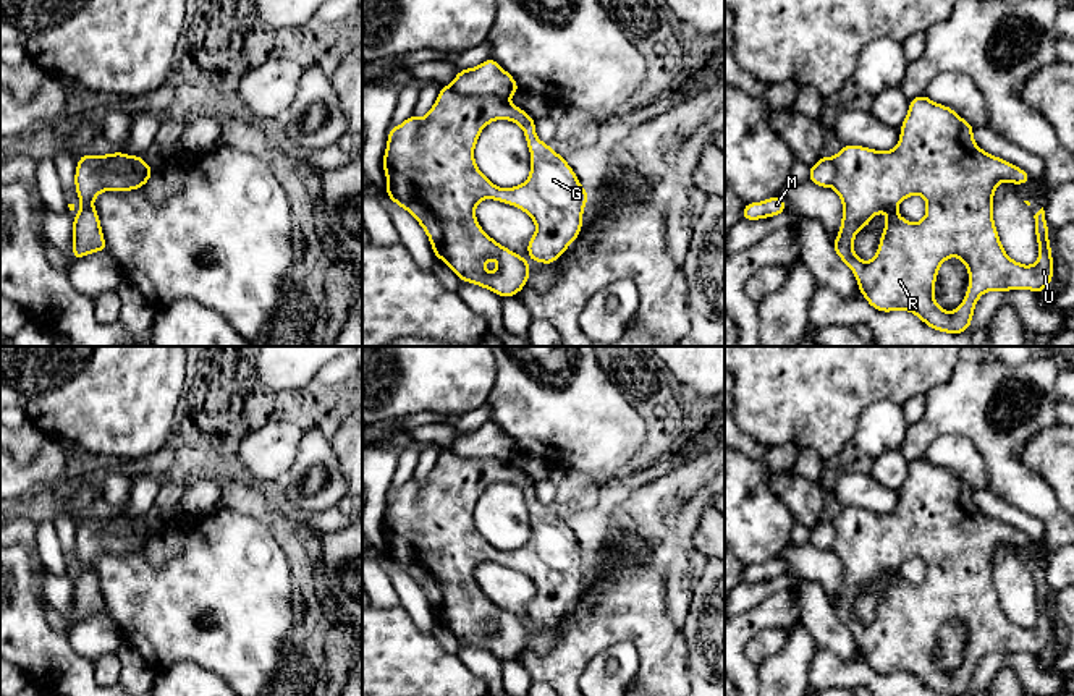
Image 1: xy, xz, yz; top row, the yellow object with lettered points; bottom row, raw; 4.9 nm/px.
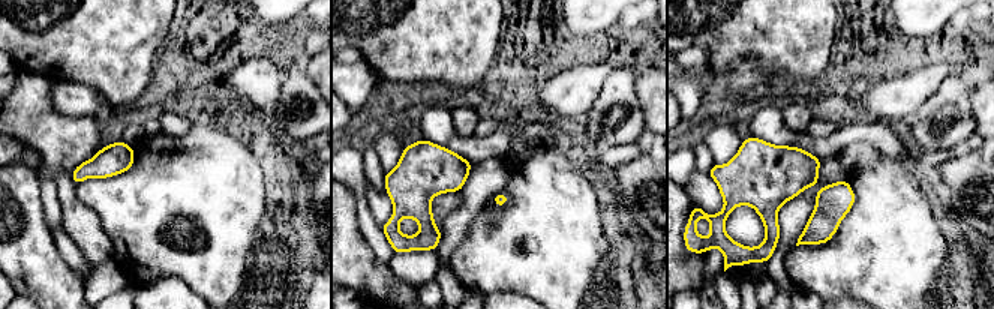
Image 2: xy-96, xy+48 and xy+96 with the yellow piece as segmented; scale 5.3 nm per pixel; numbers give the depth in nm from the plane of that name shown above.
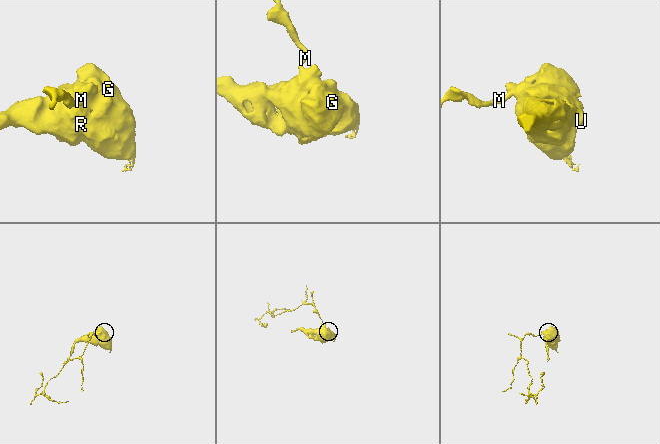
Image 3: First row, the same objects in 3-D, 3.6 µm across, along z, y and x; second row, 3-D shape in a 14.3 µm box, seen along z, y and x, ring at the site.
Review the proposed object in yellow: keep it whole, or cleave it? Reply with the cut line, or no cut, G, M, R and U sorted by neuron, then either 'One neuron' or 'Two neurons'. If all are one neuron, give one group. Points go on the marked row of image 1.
Split along xz (448, 86), (460, 93), (497, 94), (507, 99). Groups: G R U / M. Two neurons

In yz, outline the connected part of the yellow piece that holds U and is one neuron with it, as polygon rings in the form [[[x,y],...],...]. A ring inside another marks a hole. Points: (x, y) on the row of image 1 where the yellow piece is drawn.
[[[925,94],[909,99],[909,112],[899,128],[893,151],[846,144],[833,157],[831,188],[841,199],[843,219],[833,249],[852,270],[859,291],[880,312],[909,311],[933,330],[958,335],[972,324],[979,298],[987,291],[1030,290],[1042,293],[1053,280],[1053,256],[1043,207],[1034,215],[1038,259],[1034,265],[1013,261],[993,222],[993,196],[1001,181],[1027,185],[1025,170],[982,151],[974,141],[974,126],[951,107],[930,100]],[[919,194],[925,199],[925,217],[912,223],[903,219],[898,206]],[[878,214],[886,214],[880,244],[872,261],[860,261],[854,253],[854,236]],[[949,257],[959,257],[967,267],[966,298],[948,312],[935,301],[938,269]]]

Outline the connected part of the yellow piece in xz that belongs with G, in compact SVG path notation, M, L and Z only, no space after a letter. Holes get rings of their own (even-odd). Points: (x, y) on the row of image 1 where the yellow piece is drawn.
M450 86L440 87L435 104L424 118L411 115L401 125L395 128L390 126L382 167L387 175L385 194L396 206L409 212L424 228L435 259L442 259L459 280L492 290L500 298L516 296L526 286L531 265L518 253L501 246L482 230L476 219L476 206L484 199L493 199L526 212L535 223L535 235L527 241L527 254L535 262L550 265L564 254L568 246L574 243L582 231L584 207L590 197L566 159L555 152L550 144L537 138L535 120L527 112L513 105L508 99L498 95L459 94ZM497 120L513 121L524 131L531 152L531 173L519 186L498 188L477 168L474 159L477 139L482 129Z

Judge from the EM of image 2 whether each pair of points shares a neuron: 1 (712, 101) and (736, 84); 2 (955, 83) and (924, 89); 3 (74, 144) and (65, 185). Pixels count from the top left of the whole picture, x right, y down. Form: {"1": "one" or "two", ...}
{"1": "one", "2": "two", "3": "two"}

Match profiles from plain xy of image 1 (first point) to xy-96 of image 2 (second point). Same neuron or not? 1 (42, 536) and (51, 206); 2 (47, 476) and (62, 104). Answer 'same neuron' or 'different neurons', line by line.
1: same neuron
2: different neurons

